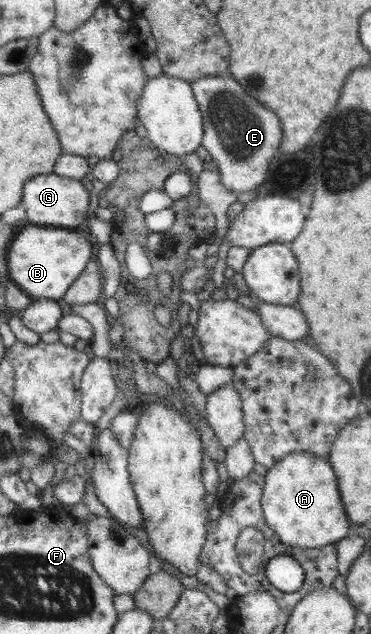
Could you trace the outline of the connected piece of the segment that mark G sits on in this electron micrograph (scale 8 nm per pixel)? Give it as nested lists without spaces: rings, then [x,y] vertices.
[[[55,173],[37,175],[24,183],[21,205],[31,224],[54,224],[67,229],[87,220],[90,193],[81,180],[63,178]]]

